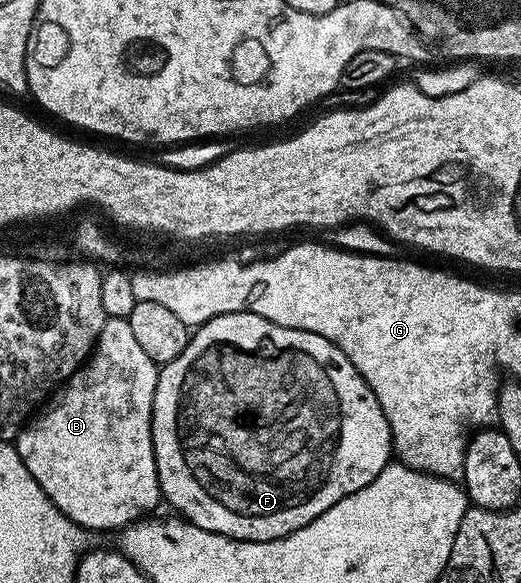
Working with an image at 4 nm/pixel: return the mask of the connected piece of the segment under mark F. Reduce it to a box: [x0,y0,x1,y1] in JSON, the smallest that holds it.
[152,311,392,543]

